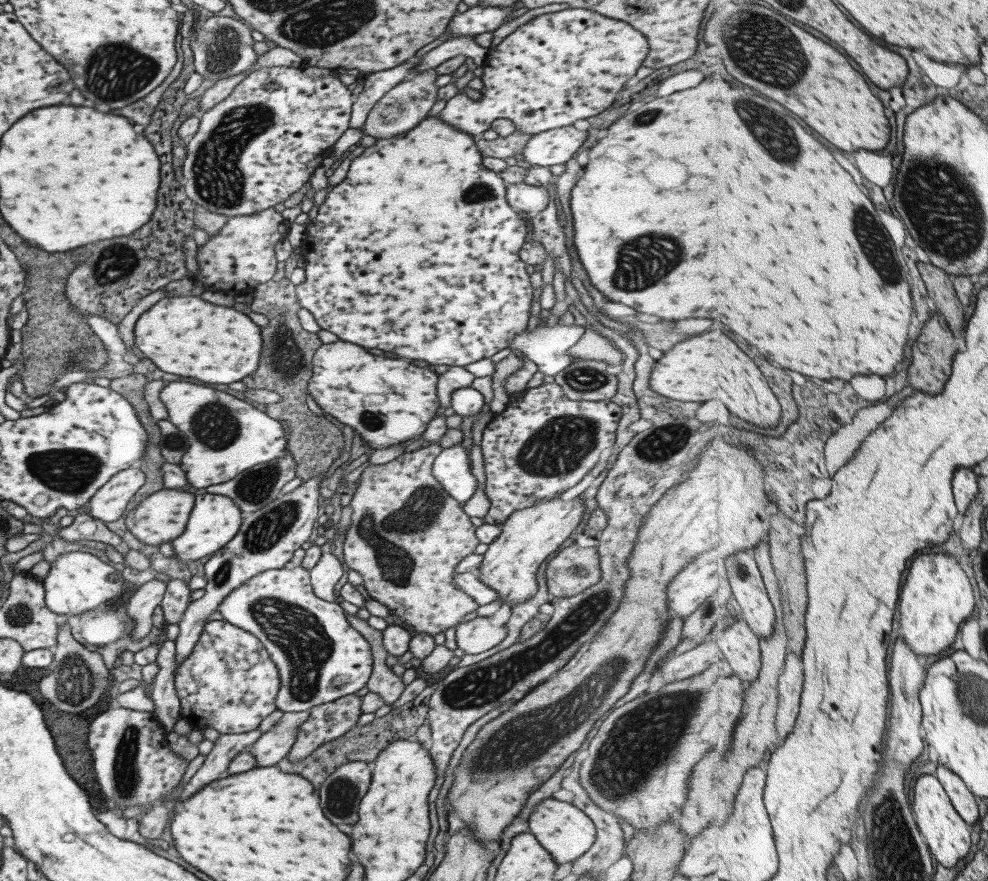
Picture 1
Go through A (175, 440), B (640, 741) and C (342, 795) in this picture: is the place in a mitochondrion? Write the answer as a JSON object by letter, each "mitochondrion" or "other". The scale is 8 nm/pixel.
{"A":"mitochondrion","B":"mitochondrion","C":"mitochondrion"}

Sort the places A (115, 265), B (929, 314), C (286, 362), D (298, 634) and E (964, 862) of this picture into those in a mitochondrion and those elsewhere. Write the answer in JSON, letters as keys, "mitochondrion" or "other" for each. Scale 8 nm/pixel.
{"A":"mitochondrion","B":"other","C":"mitochondrion","D":"mitochondrion","E":"other"}

